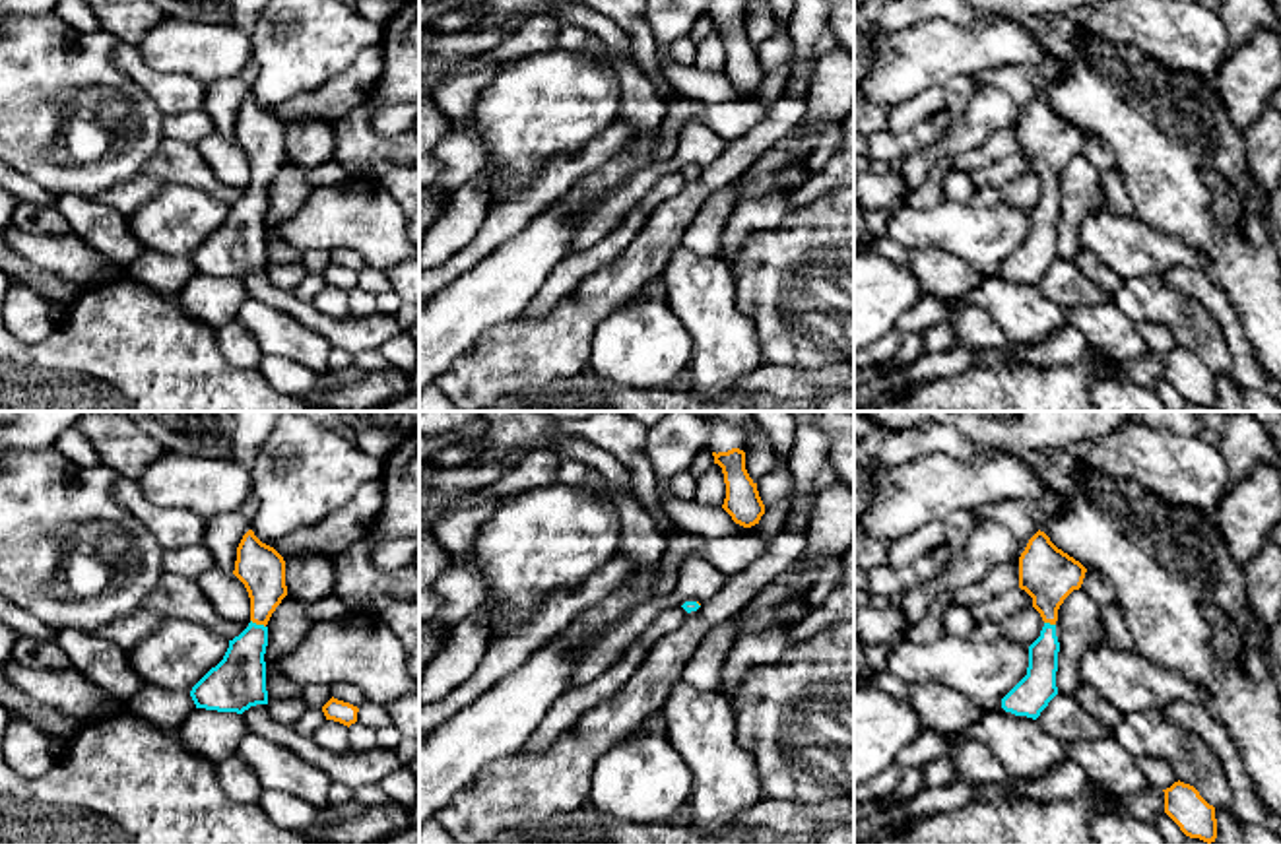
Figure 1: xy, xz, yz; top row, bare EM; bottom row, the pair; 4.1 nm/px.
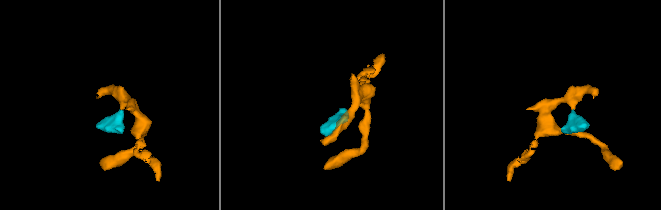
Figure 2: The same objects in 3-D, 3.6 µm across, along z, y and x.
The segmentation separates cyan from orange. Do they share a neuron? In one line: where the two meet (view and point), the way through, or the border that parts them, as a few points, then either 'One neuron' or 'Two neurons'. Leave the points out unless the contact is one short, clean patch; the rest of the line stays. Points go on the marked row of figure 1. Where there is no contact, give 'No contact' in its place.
Touches cyan at xy (259, 625). Path across: xy (237, 681), (245, 652), (259, 625), (259, 567). One neuron

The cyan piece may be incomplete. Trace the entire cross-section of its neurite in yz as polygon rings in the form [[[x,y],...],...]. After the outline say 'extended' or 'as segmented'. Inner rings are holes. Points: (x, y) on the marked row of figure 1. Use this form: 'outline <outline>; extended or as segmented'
outline [[[1036,532],[1019,557],[1019,588],[1033,598],[1044,627],[1029,646],[1027,675],[1002,698],[1002,708],[1036,720],[1058,695],[1056,671],[1060,642],[1056,636],[1058,609],[1079,590],[1087,568],[1058,549],[1044,532]]]; extended

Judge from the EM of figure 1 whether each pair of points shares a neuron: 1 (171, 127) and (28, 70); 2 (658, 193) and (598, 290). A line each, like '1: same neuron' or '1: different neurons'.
1: different neurons
2: different neurons

